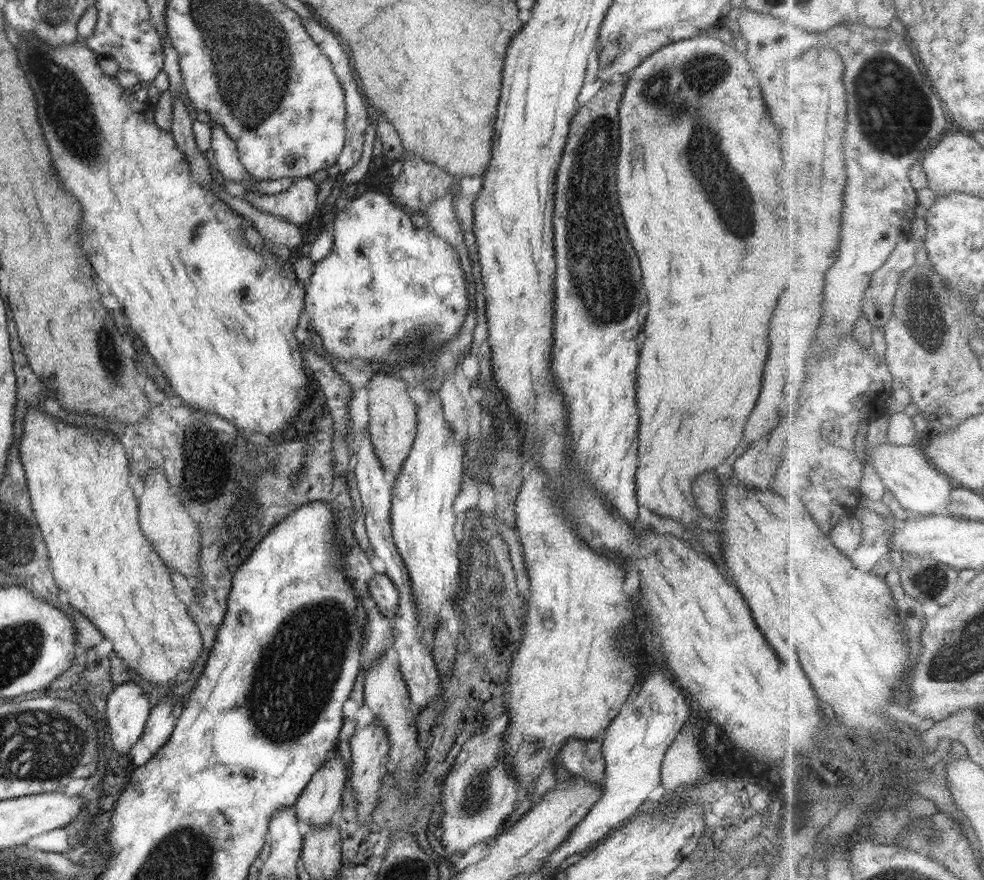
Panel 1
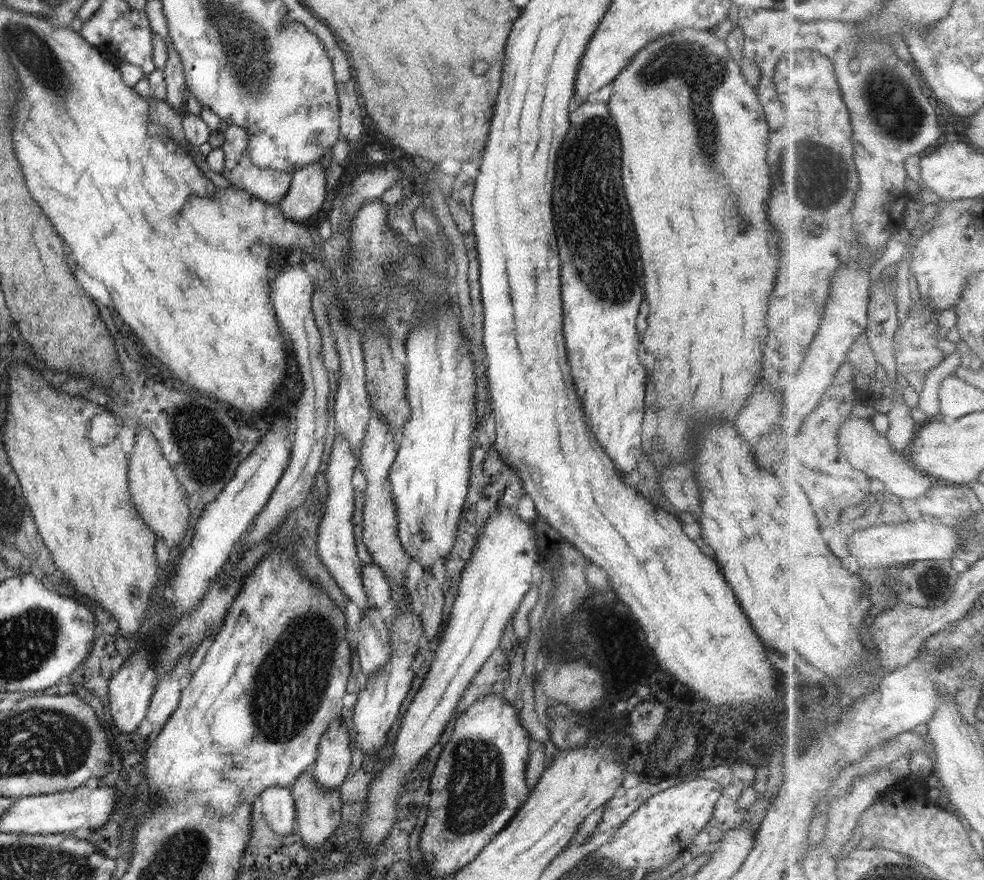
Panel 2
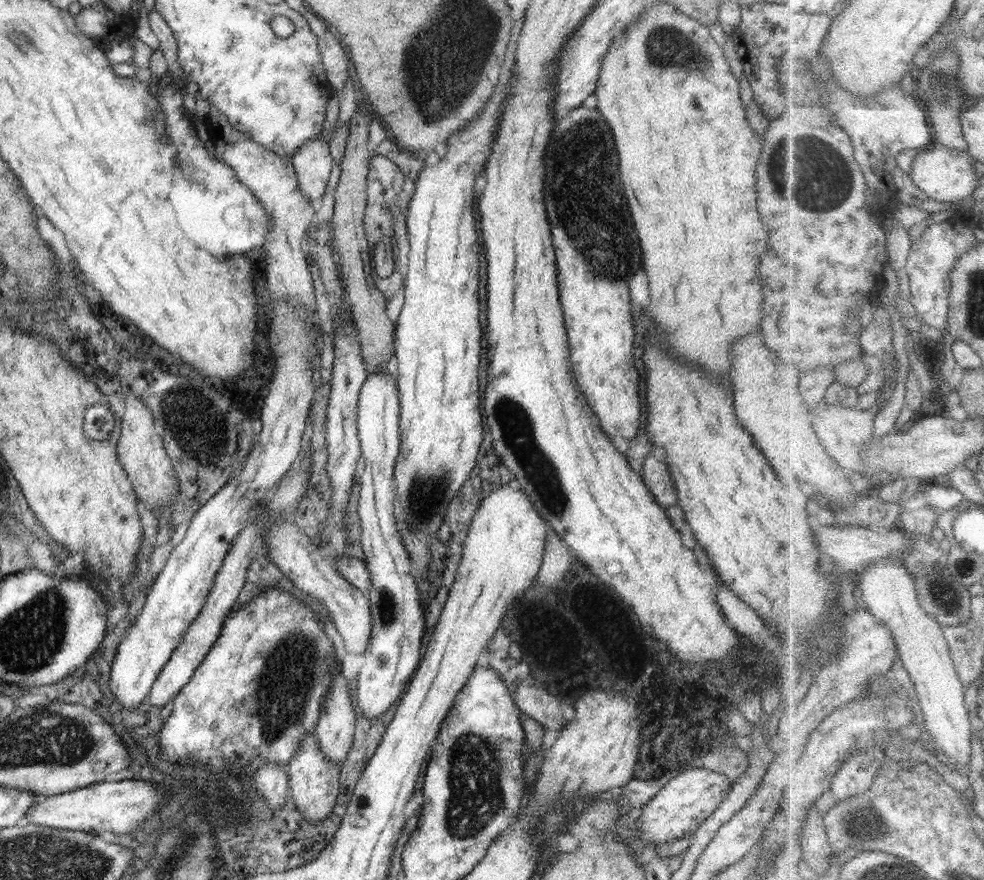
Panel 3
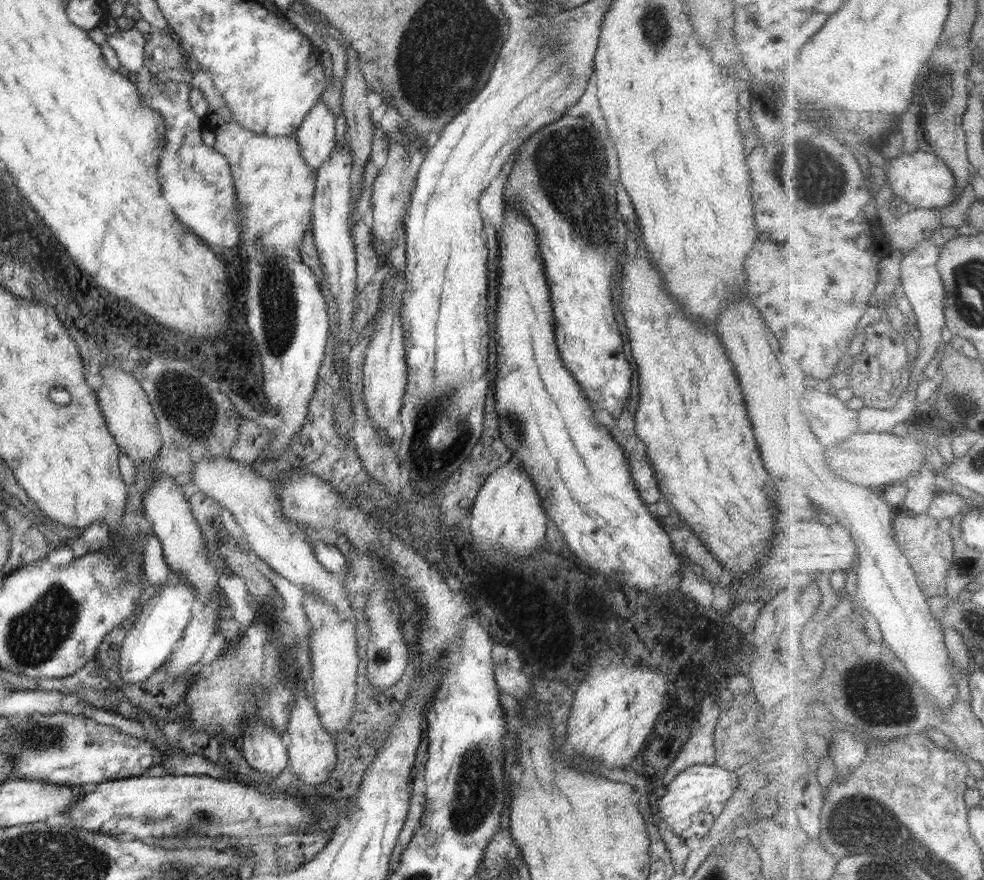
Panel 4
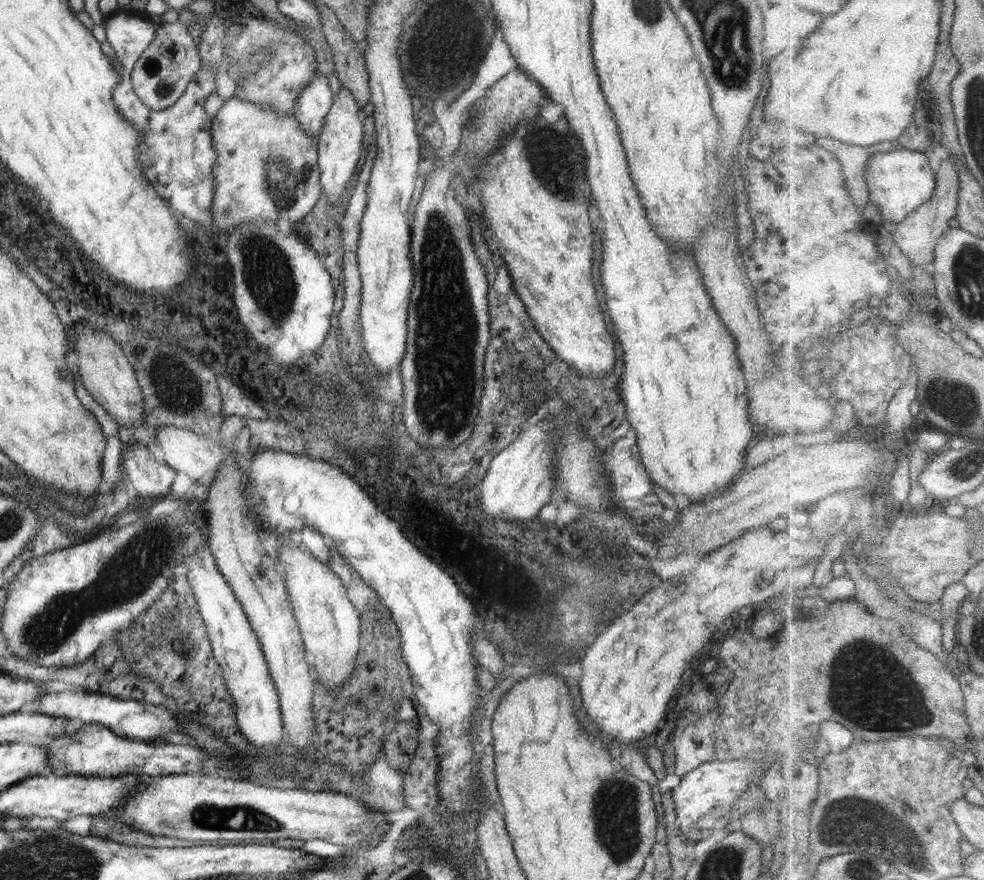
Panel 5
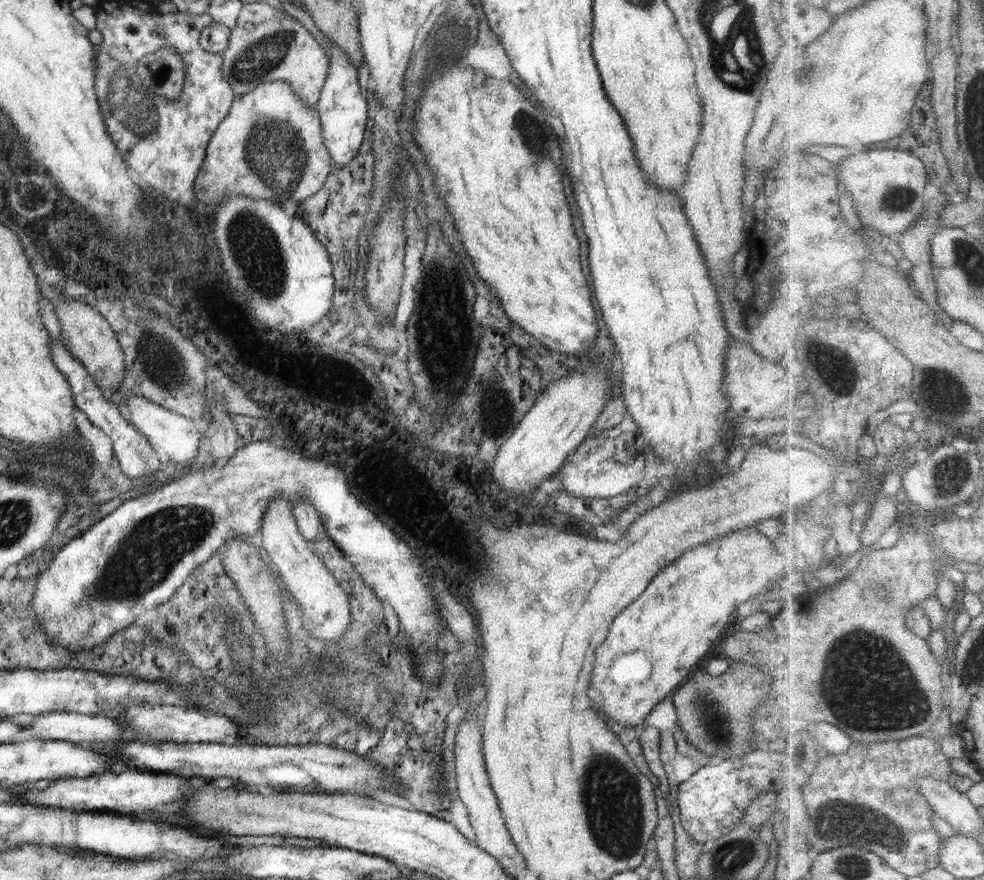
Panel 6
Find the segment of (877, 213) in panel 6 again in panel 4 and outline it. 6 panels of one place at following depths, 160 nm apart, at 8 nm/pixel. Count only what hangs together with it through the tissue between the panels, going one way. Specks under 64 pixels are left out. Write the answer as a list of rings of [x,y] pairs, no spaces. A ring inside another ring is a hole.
[[[917,150],[914,153],[901,153],[889,162],[889,184],[896,197],[902,199],[912,209],[942,208],[958,200],[958,176],[950,169],[950,164],[933,150]]]

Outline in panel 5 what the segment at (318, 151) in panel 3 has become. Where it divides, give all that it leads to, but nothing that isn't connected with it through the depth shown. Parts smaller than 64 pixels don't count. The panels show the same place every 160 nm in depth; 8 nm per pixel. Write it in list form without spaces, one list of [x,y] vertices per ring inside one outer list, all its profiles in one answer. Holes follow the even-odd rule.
[[[318,71],[299,92],[293,115],[302,129],[310,136],[318,138],[332,103],[333,94],[328,77]]]

